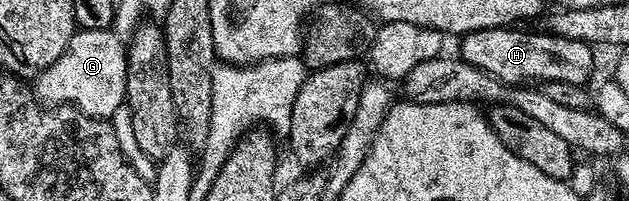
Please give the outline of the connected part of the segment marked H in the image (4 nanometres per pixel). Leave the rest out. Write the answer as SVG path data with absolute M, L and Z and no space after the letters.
M497 26L493 30L473 30L460 39L460 57L481 70L510 84L546 84L561 81L573 86L586 85L593 74L594 47L588 42L546 32L532 34L525 28Z

